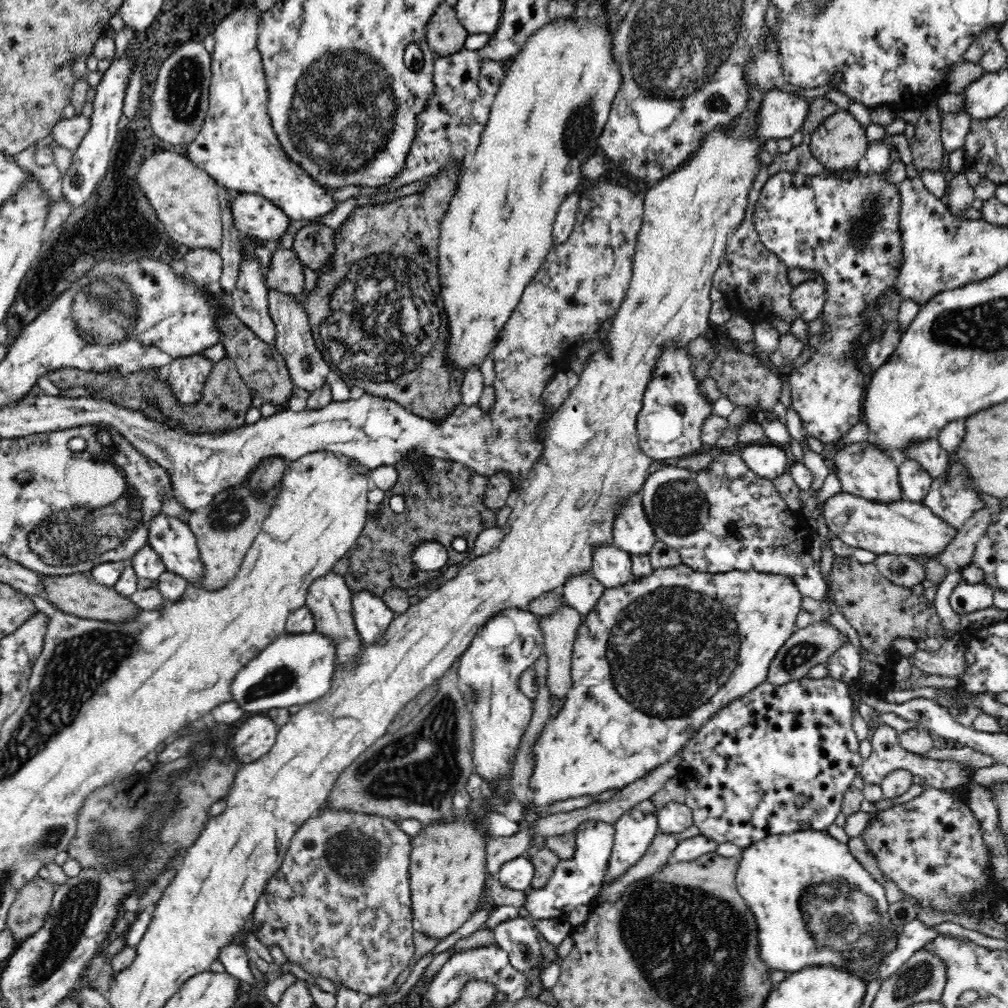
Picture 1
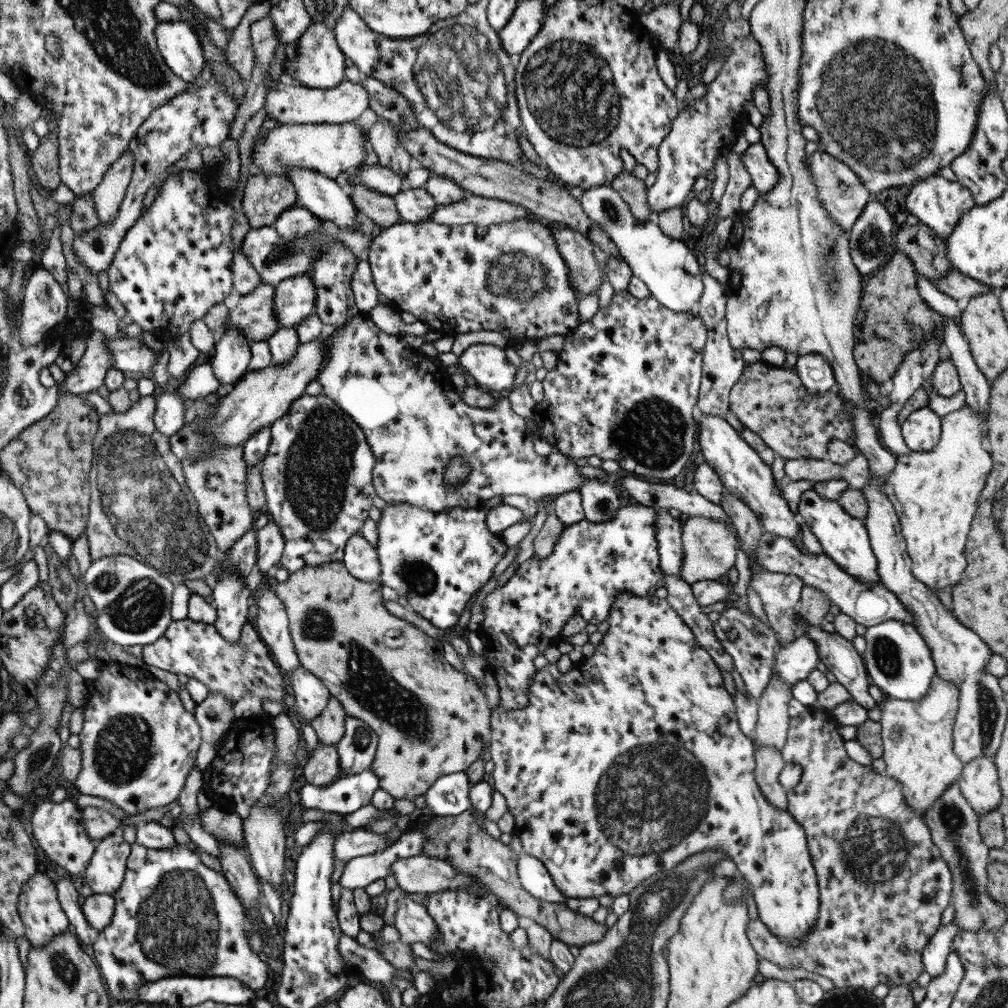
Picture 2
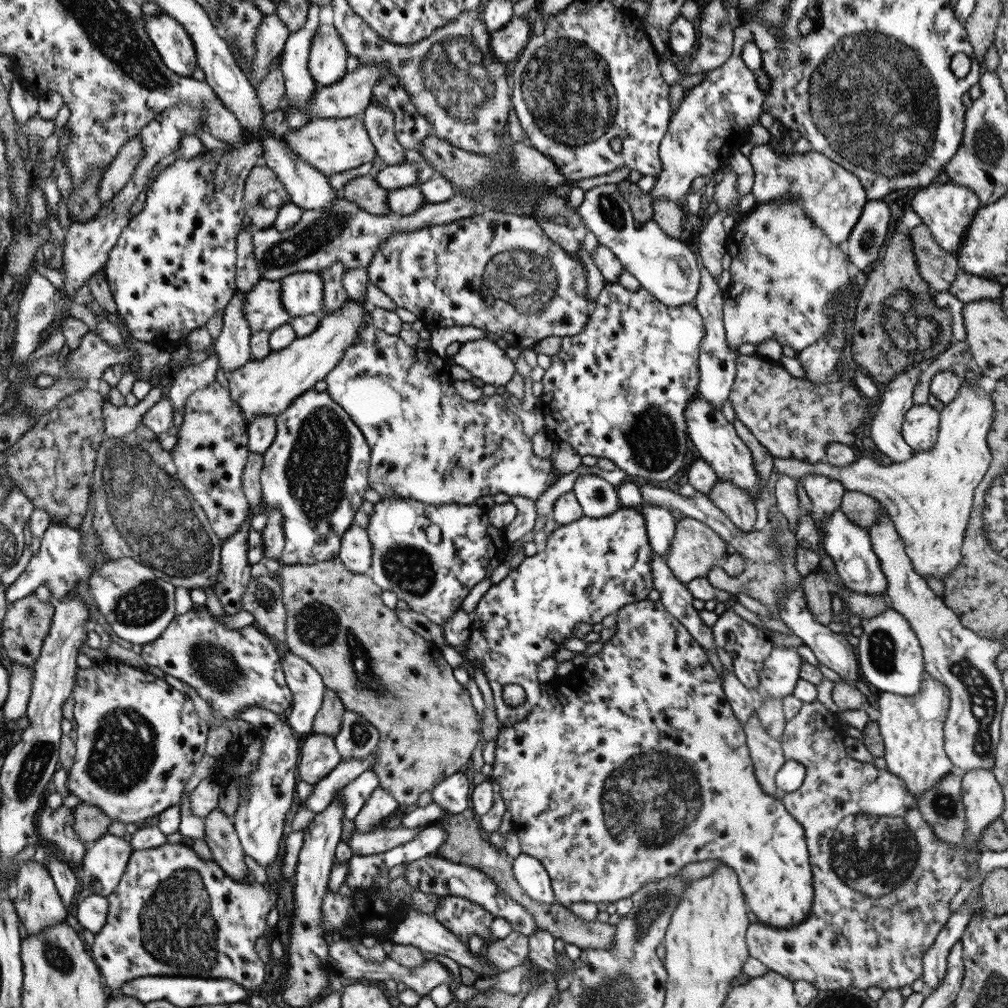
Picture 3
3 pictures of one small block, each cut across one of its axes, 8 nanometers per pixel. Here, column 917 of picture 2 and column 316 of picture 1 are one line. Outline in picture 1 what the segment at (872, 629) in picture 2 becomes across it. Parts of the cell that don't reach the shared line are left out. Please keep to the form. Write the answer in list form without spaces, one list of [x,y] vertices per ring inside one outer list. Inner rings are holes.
[[[314,629],[309,633],[284,633],[274,639],[262,652],[259,652],[259,656],[248,662],[235,680],[230,686],[230,693],[232,693],[232,699],[238,702],[244,711],[247,712],[247,716],[252,714],[260,714],[265,710],[271,708],[288,708],[293,704],[298,706],[318,700],[322,695],[325,695],[332,684],[332,675],[336,672],[337,667],[336,645],[334,645],[334,639],[322,635],[322,633]]]

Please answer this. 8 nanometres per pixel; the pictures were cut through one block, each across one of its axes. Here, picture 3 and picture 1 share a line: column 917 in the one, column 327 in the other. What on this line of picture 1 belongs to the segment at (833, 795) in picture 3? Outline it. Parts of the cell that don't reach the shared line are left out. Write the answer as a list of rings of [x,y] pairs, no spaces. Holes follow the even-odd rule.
[[[323,806],[318,814],[309,818],[292,837],[289,848],[284,855],[278,872],[268,879],[263,894],[258,899],[251,914],[253,920],[250,931],[266,947],[280,946],[280,953],[286,956],[287,962],[297,963],[302,970],[312,974],[313,978],[326,978],[334,984],[343,984],[346,988],[370,996],[377,996],[388,986],[396,982],[398,975],[412,961],[414,942],[412,931],[415,929],[411,892],[409,887],[410,852],[412,852],[412,836],[400,829],[400,824],[390,818],[366,813],[328,810]]]

